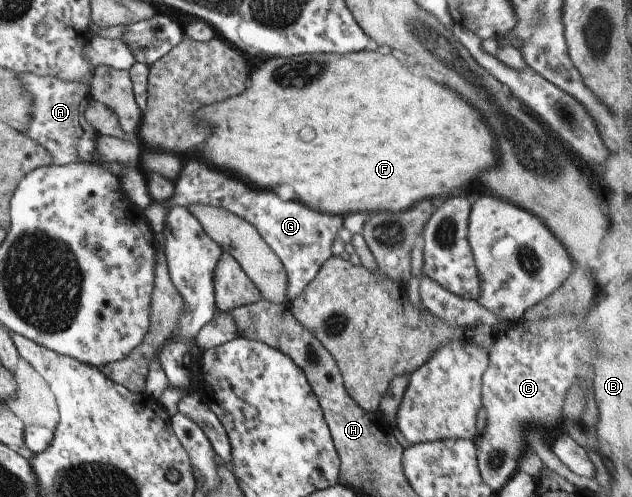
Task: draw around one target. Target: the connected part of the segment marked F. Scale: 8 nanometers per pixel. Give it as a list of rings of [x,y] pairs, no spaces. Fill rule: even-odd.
[[[383,48],[376,51],[361,50],[344,54],[334,53],[313,54],[311,56],[300,55],[299,57],[272,57],[270,60],[266,60],[266,62],[262,62],[262,64],[260,64],[258,68],[252,72],[252,74],[249,74],[245,88],[248,88],[248,90],[243,89],[238,96],[232,95],[229,99],[224,99],[224,102],[212,103],[211,105],[200,107],[194,114],[194,116],[197,119],[200,119],[204,124],[208,123],[211,126],[211,134],[199,146],[197,154],[200,154],[200,158],[202,158],[202,161],[205,163],[208,163],[213,167],[218,166],[221,171],[226,170],[226,172],[230,175],[234,172],[234,174],[236,174],[236,178],[242,178],[242,180],[246,180],[248,184],[250,184],[250,178],[252,178],[252,184],[256,184],[258,188],[264,188],[264,184],[268,184],[268,188],[274,188],[274,186],[278,186],[278,184],[282,182],[282,176],[284,176],[284,180],[286,180],[286,182],[290,182],[290,188],[292,188],[292,190],[294,190],[294,194],[296,194],[294,198],[298,199],[300,202],[303,202],[306,206],[317,210],[318,212],[346,216],[356,212],[371,214],[375,213],[376,210],[390,210],[390,212],[403,211],[406,210],[408,206],[412,206],[412,204],[420,202],[420,200],[426,200],[426,198],[436,198],[436,196],[444,196],[444,194],[450,194],[452,190],[462,190],[462,188],[466,188],[466,186],[468,186],[468,184],[470,184],[470,182],[472,182],[472,180],[474,180],[480,172],[484,172],[484,170],[488,170],[490,166],[494,166],[494,164],[496,164],[496,158],[494,158],[494,138],[492,138],[490,128],[482,122],[482,118],[480,118],[481,114],[471,104],[468,104],[456,91],[448,88],[444,83],[436,82],[435,79],[432,79],[430,76],[424,75],[423,72],[420,72],[420,70],[418,70],[413,64],[400,62],[400,59],[396,58],[391,51],[386,51]]]

